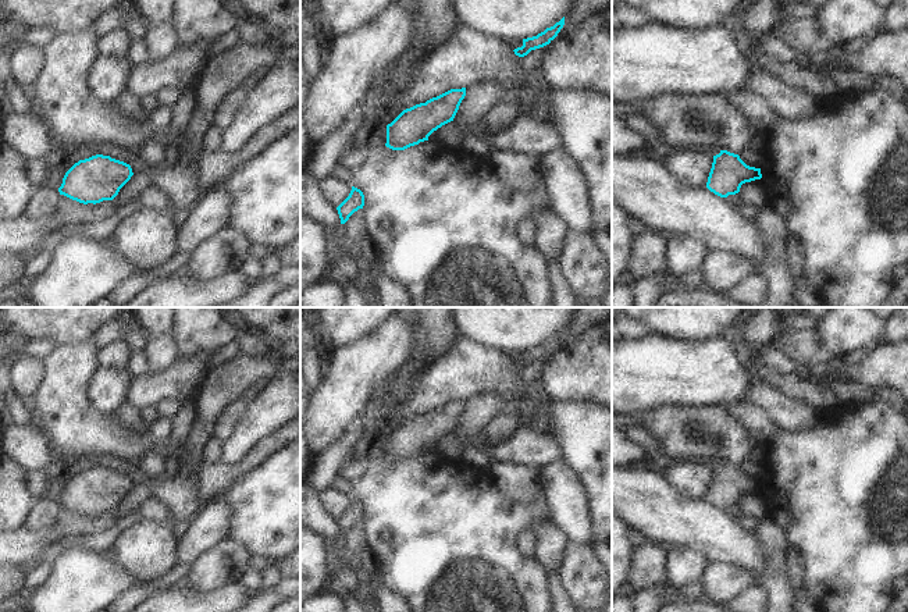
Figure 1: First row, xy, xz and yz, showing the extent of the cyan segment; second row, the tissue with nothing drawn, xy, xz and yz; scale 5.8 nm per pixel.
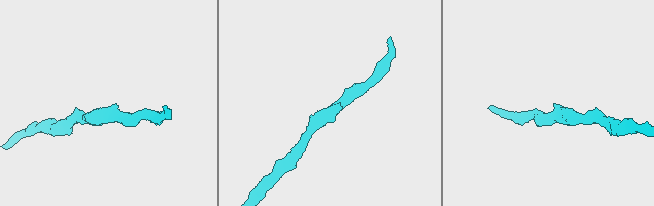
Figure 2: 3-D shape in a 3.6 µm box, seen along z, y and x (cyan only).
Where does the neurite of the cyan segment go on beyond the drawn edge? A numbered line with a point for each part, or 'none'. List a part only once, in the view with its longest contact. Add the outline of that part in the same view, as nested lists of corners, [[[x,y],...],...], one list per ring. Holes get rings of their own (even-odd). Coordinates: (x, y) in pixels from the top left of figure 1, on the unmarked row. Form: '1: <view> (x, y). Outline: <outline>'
none

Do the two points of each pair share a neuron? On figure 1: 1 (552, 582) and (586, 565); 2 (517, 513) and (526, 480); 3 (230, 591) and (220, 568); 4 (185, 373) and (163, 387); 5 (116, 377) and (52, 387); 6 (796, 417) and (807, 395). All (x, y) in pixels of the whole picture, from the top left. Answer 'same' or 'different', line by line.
1: different
2: different
3: different
4: same
5: different
6: different

